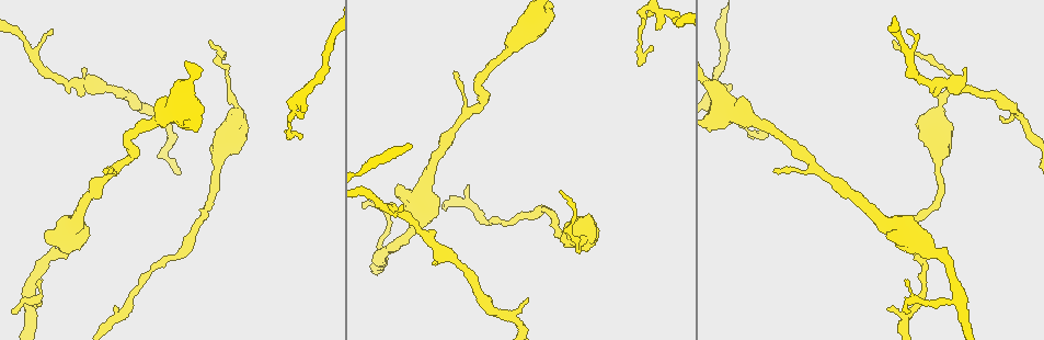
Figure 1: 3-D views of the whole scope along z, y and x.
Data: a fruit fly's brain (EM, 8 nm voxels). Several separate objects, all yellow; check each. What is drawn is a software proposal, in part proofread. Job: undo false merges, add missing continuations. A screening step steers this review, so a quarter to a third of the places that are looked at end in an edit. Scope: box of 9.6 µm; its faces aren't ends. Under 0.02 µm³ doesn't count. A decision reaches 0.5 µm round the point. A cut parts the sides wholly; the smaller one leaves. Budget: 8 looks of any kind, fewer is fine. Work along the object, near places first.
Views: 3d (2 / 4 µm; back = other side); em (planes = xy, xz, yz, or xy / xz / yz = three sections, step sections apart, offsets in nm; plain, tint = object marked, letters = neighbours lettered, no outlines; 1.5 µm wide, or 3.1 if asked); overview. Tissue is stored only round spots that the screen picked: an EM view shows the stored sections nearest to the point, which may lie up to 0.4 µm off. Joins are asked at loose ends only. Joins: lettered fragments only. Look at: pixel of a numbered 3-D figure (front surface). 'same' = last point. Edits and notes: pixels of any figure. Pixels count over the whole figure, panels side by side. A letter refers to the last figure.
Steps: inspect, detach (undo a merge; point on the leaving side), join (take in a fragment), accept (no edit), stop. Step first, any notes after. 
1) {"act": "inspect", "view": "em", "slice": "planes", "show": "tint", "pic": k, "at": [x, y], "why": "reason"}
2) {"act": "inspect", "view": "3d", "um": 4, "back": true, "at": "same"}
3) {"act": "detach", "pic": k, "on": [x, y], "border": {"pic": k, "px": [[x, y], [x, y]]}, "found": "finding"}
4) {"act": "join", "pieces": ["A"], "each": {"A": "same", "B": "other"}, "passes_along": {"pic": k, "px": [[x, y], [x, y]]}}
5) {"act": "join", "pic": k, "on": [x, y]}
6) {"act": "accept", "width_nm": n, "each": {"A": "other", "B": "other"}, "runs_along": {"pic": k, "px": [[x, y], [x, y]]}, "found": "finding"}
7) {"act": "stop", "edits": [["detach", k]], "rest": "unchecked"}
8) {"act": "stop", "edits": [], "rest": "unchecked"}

{"act": "inspect", "view": "em", "slice": "planes", "show": "letters", "pic": 1, "at": [960, 299], "why": "three arms meet"}

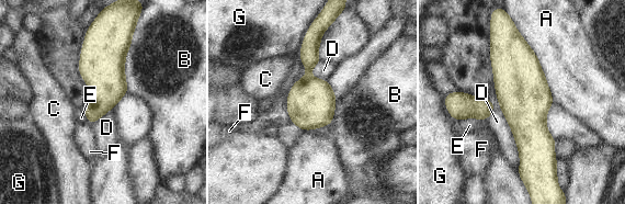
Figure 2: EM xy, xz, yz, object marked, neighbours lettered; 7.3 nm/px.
{"act": "accept", "each": {"A": "other", "B": "other", "C": "other", "D": "other", "E": "other", "F": "other", "G": "other"}, "border": {"pic": 2, "px": [[134, 33], [125, 57], [126, 91]]}, "found": "one cell here"}

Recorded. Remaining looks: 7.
{"act": "inspect", "view": "3d", "um": 4, "pic": 1, "at": [776, 170], "why": "tapers out"}

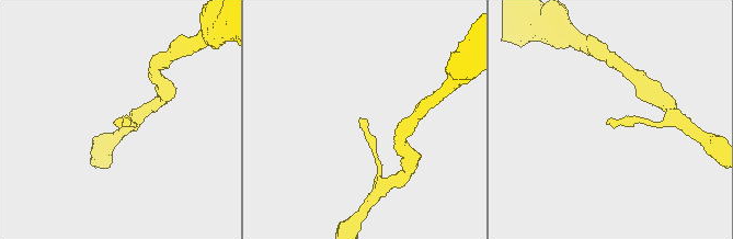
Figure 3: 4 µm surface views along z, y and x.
{"act": "inspect", "view": "em", "slice": "planes", "show": "tint", "pic": 3, "at": [606, 123]}

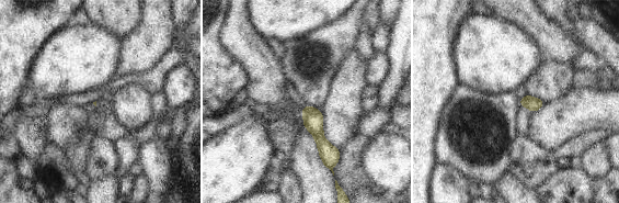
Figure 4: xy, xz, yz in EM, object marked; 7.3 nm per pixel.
{"act": "inspect", "view": "em", "slice": "planes", "show": "letters", "at": "same"}

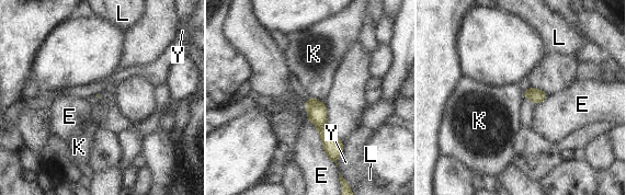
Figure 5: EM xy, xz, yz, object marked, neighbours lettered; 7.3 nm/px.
{"act": "accept", "each": {"E": "other", "K": "other", "L": "other", "Y": "other"}, "runs_along": {"pic": 5, "px": [[309, 101], [333, 147], [333, 158]]}, "found": "none of them fits"}

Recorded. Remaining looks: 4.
{"act": "inspect", "view": "3d", "um": 2, "pic": 1, "at": [908, 34], "why": "thin end"}

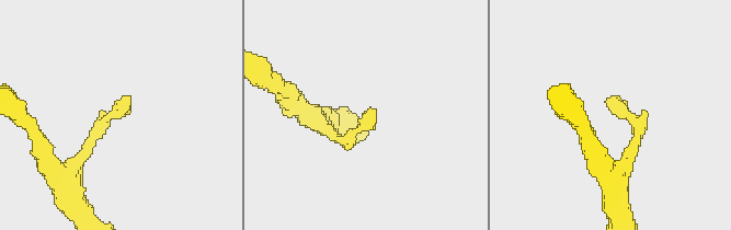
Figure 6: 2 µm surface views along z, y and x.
{"act": "inspect", "view": "em", "slice": "yz", "step": 8, "show": "tint", "pic": 6, "at": [128, 111], "why": "need the tissue"}

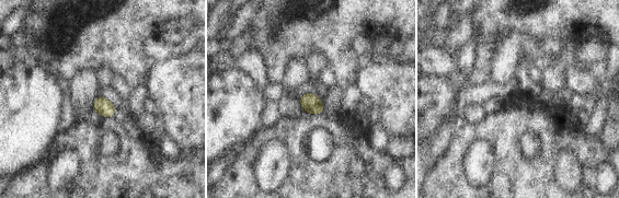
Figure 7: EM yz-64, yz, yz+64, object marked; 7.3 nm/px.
{"act": "inspect", "view": "em", "slice": "planes", "show": "letters", "at": "same"}

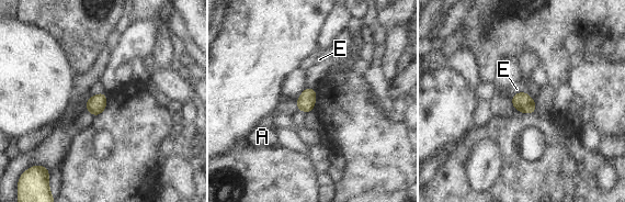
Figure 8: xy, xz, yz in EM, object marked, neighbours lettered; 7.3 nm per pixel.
{"act": "accept", "each": {"A": "other", "E": "other"}, "border": {"pic": 8, "px": [[520, 91], [513, 96]]}, "found": "no lettered fragment goes on from it"}

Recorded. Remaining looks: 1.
{"act": "stop", "edits": [], "rest": "unchecked"}

